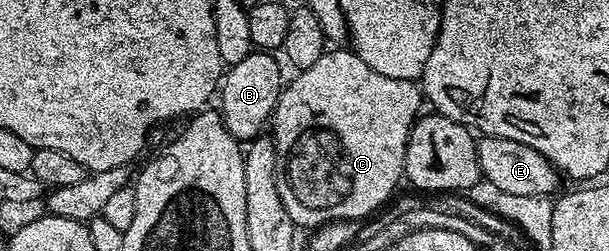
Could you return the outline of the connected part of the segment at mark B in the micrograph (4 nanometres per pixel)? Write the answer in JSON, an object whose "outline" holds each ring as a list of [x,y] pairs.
{"outline":[[[254,51],[242,63],[227,66],[218,86],[218,112],[230,135],[241,143],[251,143],[265,132],[282,92],[280,65],[268,51]]]}

